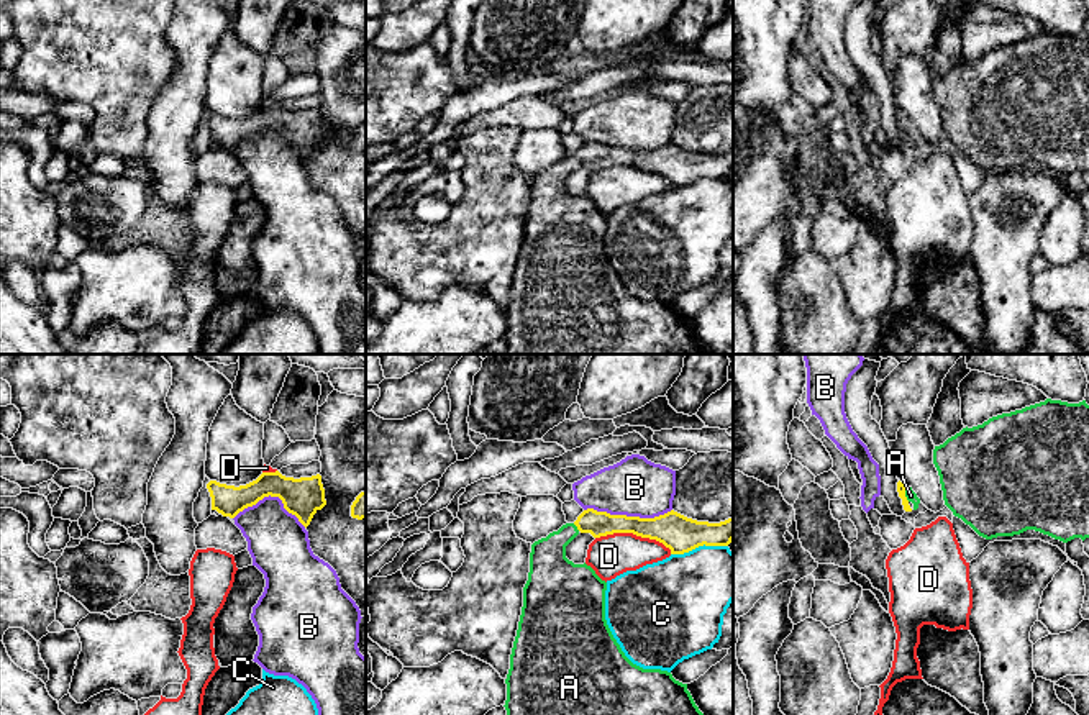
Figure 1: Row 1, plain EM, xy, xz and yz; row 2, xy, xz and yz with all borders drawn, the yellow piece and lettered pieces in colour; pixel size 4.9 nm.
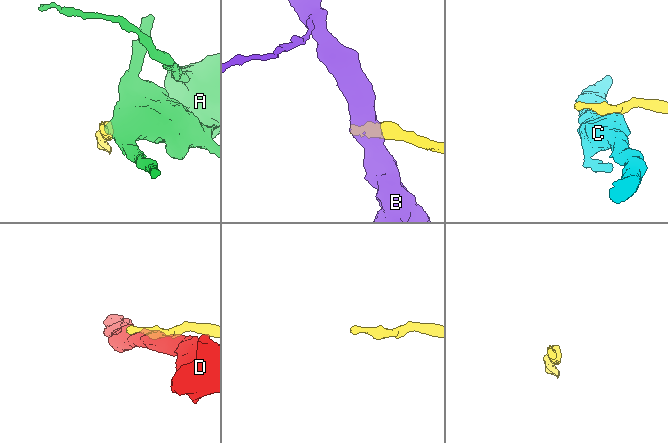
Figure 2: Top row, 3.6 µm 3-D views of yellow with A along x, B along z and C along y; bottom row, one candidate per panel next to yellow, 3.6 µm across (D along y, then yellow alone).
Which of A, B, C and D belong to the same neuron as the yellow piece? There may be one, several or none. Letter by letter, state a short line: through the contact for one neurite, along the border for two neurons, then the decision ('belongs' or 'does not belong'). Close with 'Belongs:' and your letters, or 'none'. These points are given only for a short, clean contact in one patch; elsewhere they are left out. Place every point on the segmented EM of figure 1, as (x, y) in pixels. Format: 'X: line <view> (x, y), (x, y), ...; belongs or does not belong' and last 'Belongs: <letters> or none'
A: line yz (901, 487), (904, 496), (911, 496); belongs
B: does not belong
C: line xz (727, 545), (699, 545), (671, 555); does not belong
D: does not belong
Belongs: A

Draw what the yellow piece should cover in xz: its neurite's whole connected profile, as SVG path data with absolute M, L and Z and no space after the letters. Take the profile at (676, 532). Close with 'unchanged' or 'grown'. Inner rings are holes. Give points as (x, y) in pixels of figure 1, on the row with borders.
M587 508L574 523L535 541L505 679L507 715L704 715L687 684L676 681L668 671L643 669L625 656L605 620L607 582L586 562L574 564L566 558L566 546L579 533L590 533L594 538L633 533L663 543L671 554L684 554L704 544L728 546L733 541L733 517L709 523L674 510L640 518Z; grown

